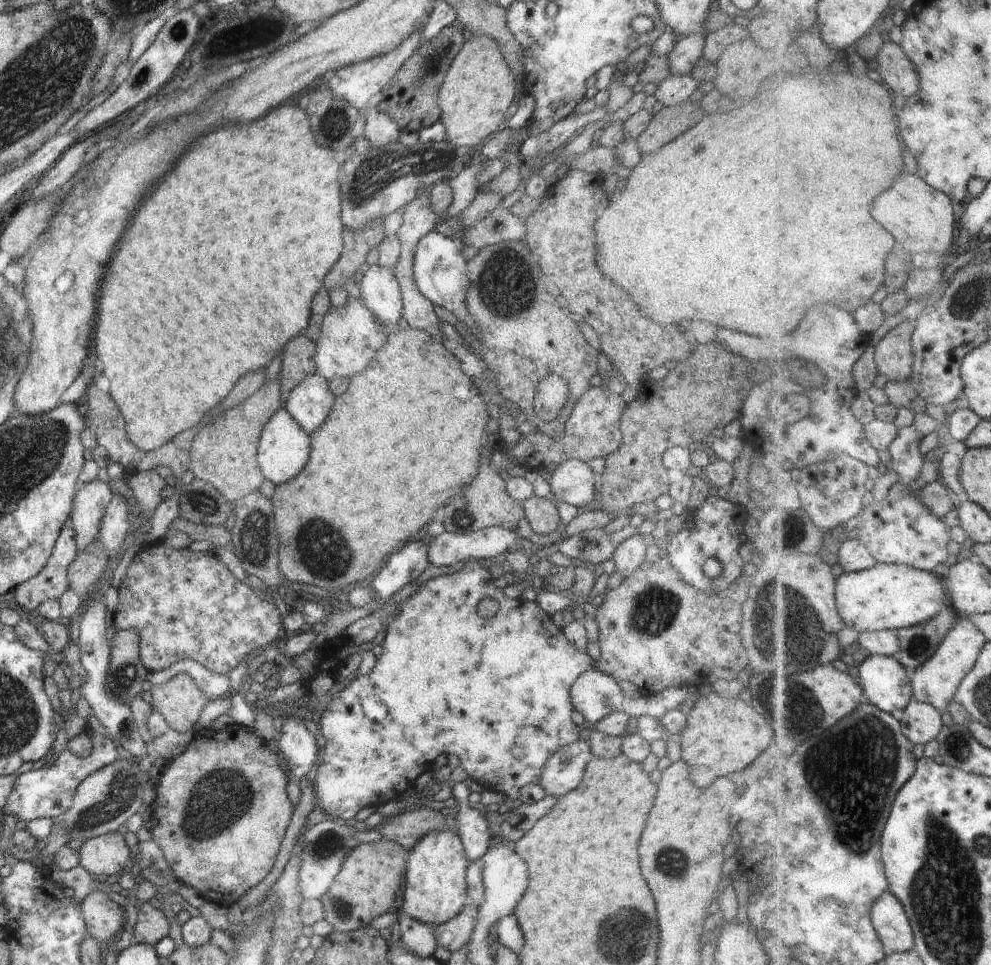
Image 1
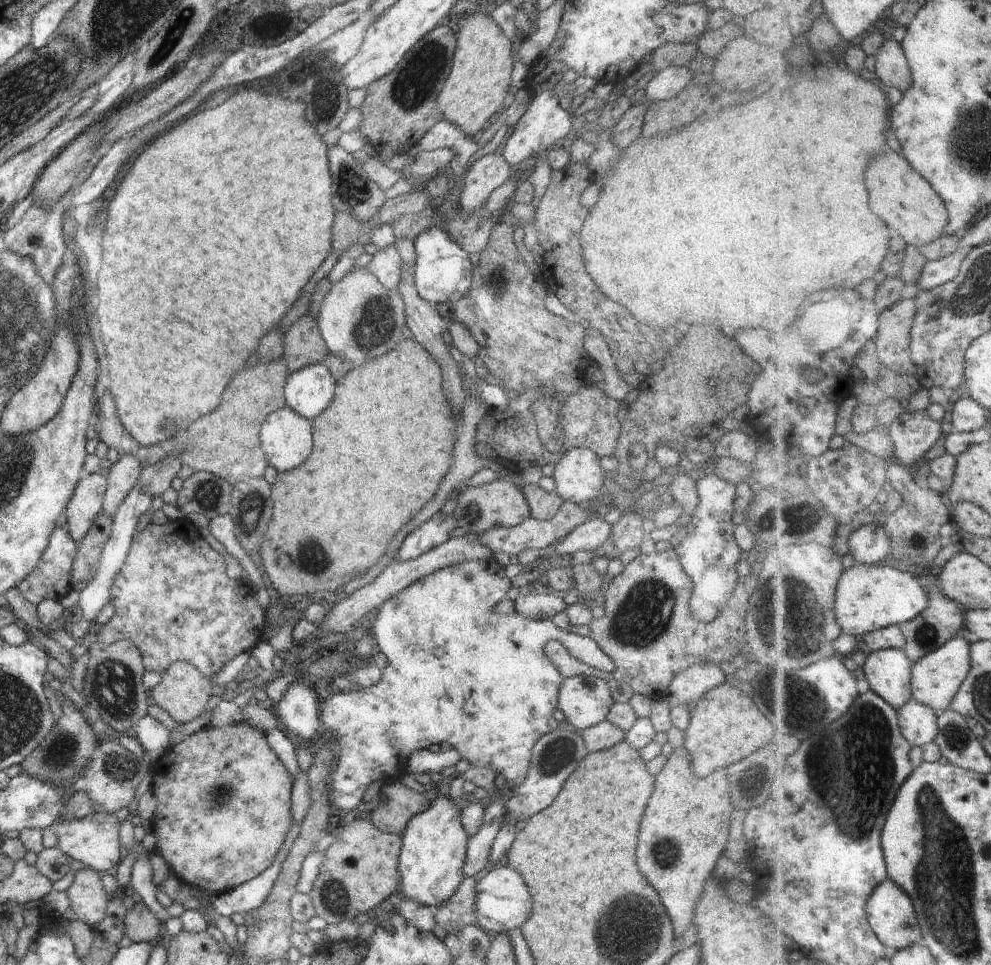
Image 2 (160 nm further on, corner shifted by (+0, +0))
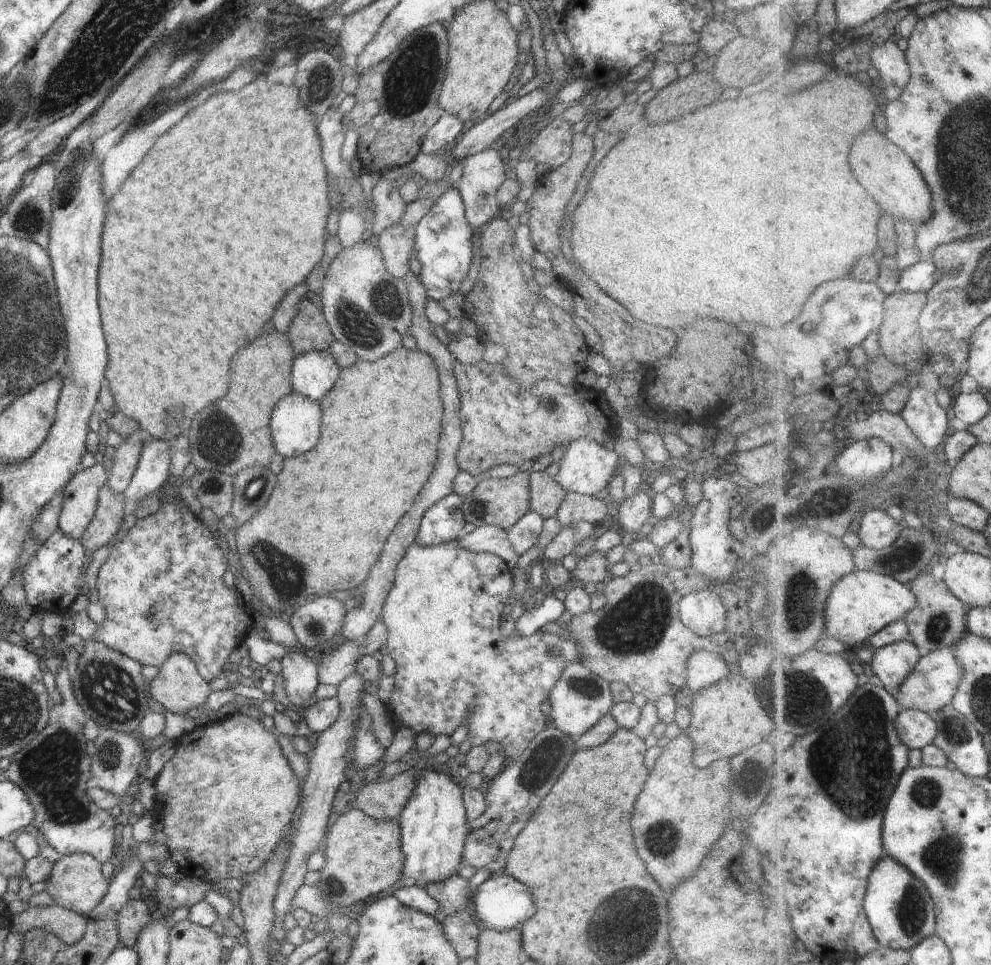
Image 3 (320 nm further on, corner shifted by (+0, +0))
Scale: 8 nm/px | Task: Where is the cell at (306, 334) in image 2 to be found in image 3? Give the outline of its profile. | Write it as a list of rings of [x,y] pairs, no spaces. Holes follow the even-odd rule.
[[[310,290],[307,292],[300,310],[293,318],[287,337],[295,356],[314,349],[327,349],[334,340],[323,315],[323,302],[319,294]]]

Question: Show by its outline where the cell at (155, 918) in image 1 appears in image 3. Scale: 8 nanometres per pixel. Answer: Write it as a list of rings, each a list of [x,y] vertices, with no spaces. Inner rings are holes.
[[[129,899],[117,914],[118,937],[124,947],[135,948],[138,932],[150,924],[150,909],[143,900]]]

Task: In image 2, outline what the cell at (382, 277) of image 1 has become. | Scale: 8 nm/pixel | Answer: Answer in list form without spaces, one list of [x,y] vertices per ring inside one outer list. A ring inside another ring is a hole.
[[[395,246],[378,250],[368,261],[368,272],[388,290],[396,290],[400,285],[402,258]]]

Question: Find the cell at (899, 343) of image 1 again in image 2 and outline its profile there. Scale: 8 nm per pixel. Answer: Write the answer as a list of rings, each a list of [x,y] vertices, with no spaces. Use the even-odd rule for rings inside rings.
[[[906,298],[882,312],[880,328],[880,358],[897,371],[916,372],[912,354],[912,330],[919,314],[916,298]]]

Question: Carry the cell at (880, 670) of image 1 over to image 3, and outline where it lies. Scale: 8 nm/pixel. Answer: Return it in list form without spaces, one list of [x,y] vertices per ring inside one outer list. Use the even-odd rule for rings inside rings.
[[[914,640],[902,641],[877,649],[872,666],[886,686],[897,686],[900,689],[922,657],[922,650]]]

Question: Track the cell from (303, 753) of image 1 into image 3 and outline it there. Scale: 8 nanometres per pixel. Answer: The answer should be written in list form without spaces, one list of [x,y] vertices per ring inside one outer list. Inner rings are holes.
[[[287,651],[281,658],[282,678],[284,678],[285,693],[296,711],[304,710],[308,701],[314,696],[319,680],[317,664],[301,652]]]

